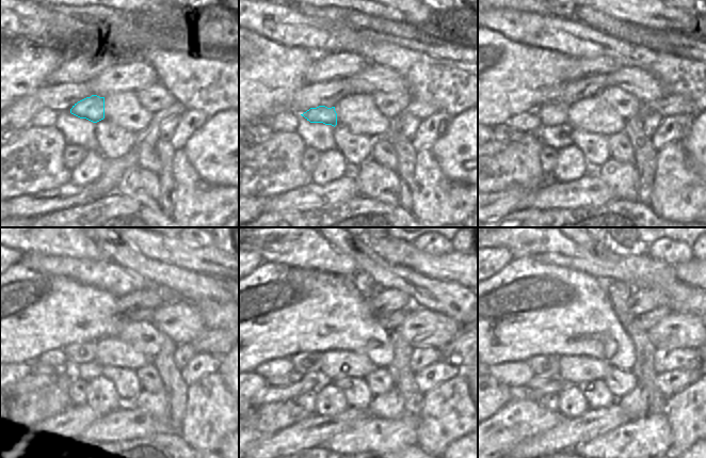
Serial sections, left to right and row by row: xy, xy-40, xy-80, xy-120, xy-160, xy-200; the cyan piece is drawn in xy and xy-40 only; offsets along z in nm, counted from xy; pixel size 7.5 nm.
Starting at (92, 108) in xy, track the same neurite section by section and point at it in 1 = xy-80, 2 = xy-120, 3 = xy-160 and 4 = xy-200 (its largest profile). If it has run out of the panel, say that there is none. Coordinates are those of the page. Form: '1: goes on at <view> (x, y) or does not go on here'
1: goes on at xy-80 (551, 114)
2: goes on at xy-120 (75, 354)
3: goes on at xy-160 (304, 363)
4: goes on at xy-200 (542, 365)

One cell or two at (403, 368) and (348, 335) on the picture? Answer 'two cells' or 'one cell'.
two cells

